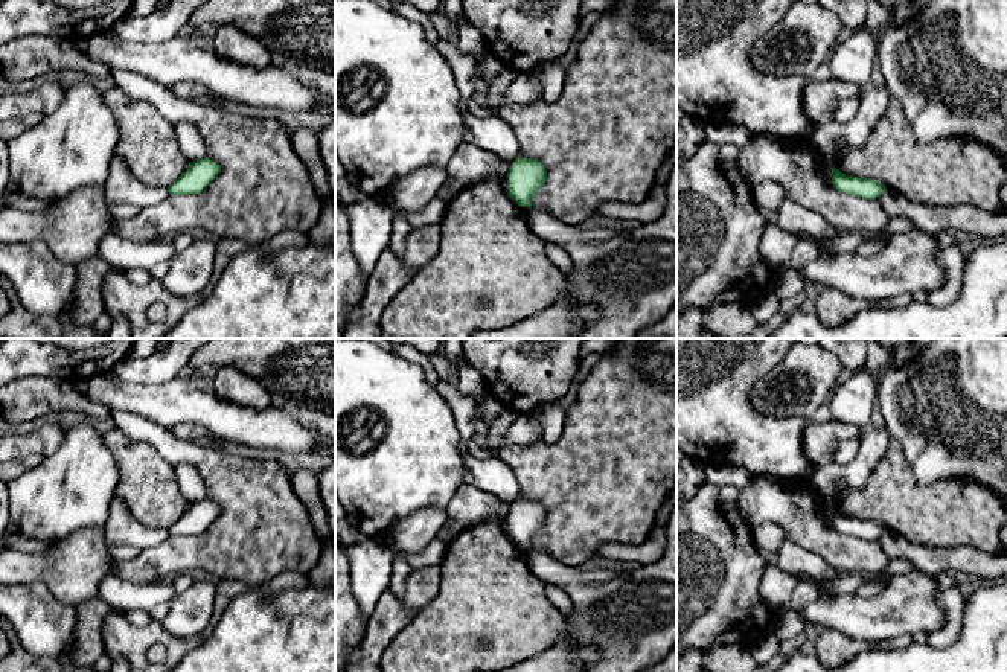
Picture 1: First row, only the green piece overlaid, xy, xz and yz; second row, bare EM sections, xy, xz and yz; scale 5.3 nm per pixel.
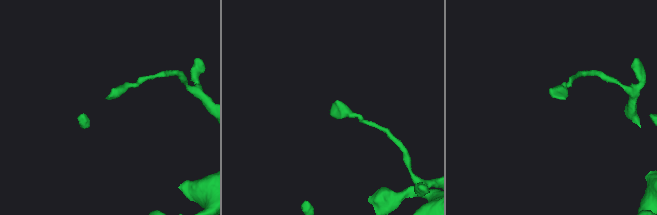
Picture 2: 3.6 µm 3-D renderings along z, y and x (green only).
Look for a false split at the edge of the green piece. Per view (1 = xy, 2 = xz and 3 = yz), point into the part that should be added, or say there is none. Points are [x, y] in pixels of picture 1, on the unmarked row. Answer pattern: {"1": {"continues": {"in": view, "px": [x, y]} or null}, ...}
{"1": {"continues": null}, "2": {"continues": null}, "3": {"continues": null}}

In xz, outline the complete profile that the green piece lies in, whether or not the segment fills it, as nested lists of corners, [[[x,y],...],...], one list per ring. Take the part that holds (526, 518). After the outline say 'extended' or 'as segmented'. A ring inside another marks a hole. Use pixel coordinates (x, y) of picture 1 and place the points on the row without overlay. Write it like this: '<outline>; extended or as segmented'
[[[516,498],[507,514],[507,535],[518,547],[532,549],[545,521],[547,512],[541,503]]]; as segmented

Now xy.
[[[209,498],[190,503],[187,510],[168,529],[169,536],[200,535],[219,517],[221,507]]]; as segmented

